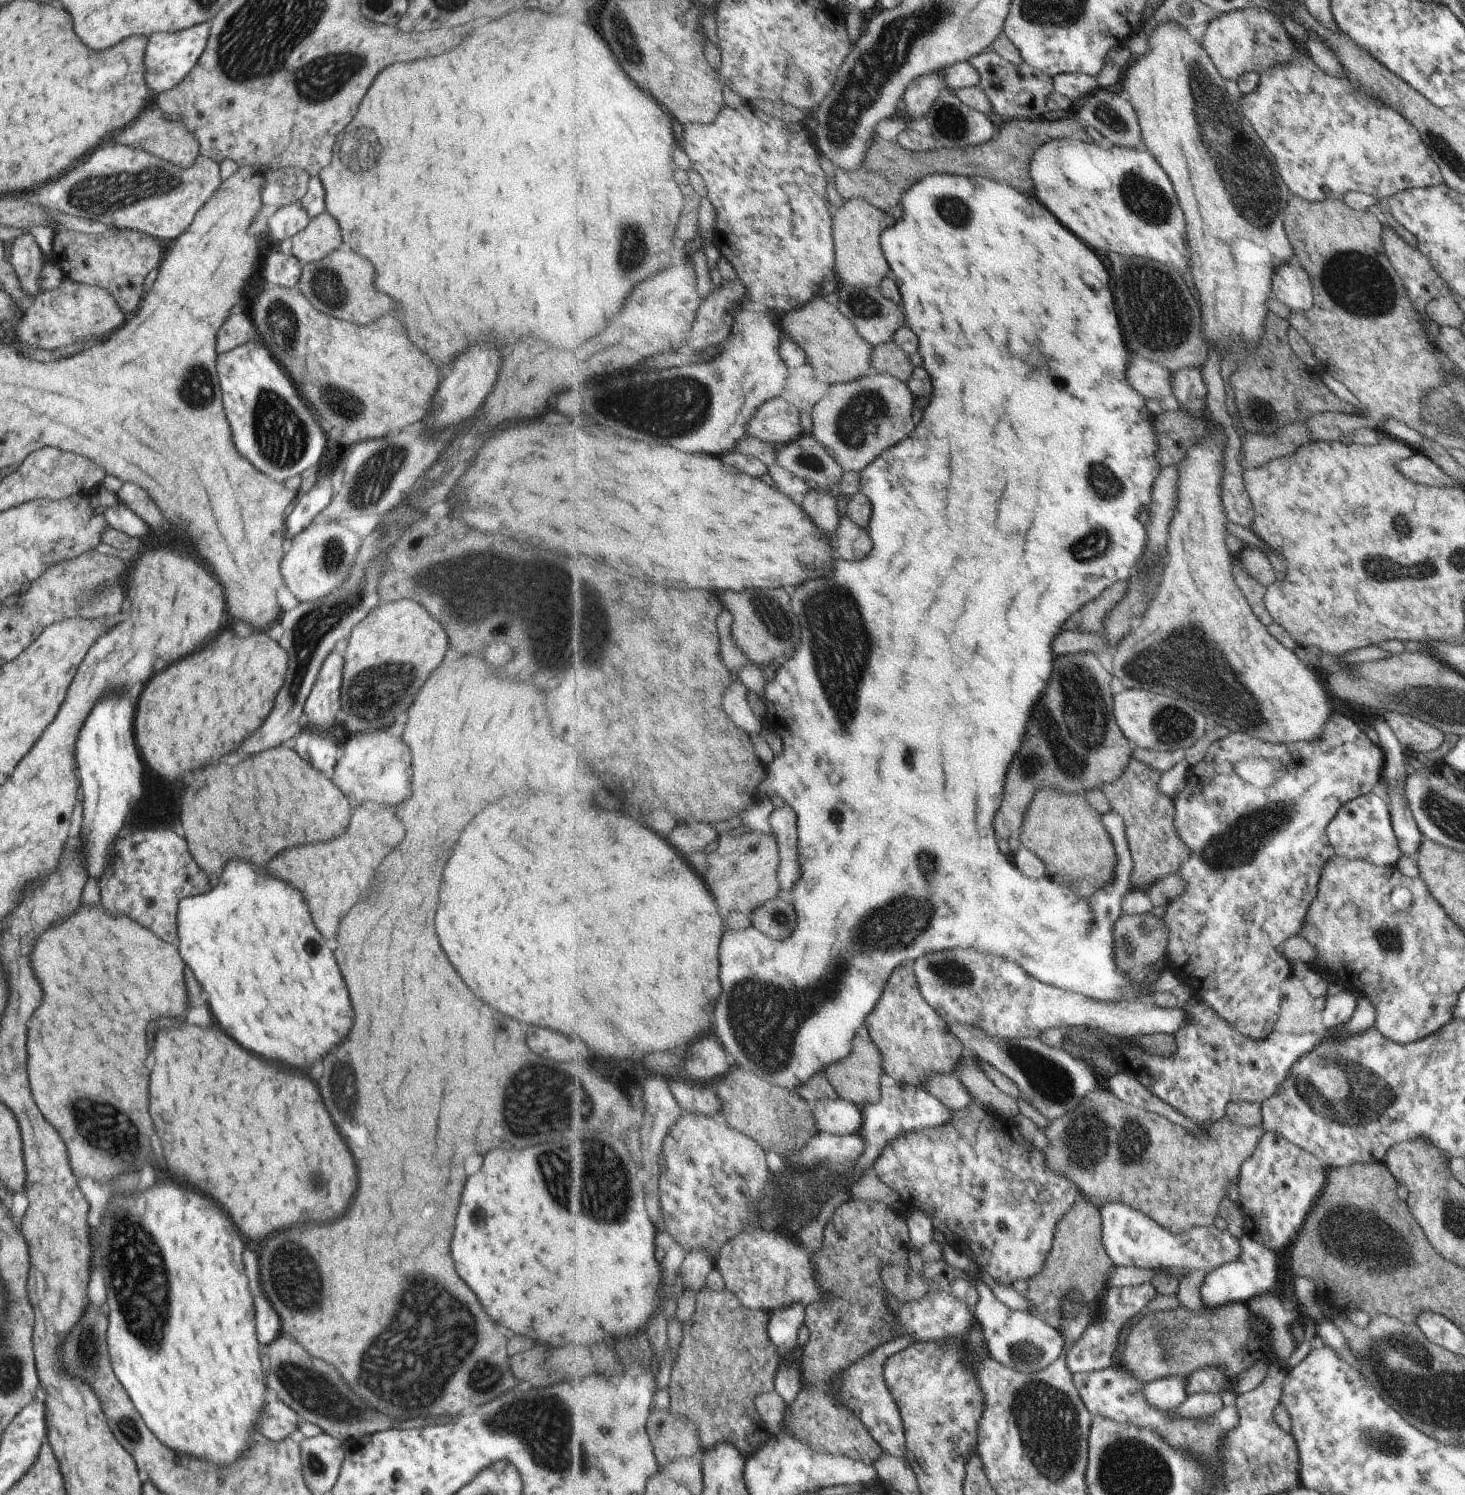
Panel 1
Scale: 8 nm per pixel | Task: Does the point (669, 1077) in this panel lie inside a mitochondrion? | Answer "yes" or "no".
no

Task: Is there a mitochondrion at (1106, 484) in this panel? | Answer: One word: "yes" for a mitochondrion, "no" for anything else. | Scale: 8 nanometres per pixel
yes

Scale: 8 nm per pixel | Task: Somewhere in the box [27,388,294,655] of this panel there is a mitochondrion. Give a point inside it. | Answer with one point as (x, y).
(98, 590)

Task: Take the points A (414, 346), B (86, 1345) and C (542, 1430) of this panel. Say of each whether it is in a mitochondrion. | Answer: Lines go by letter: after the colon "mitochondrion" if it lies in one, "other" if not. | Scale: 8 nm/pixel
A: other
B: mitochondrion
C: mitochondrion

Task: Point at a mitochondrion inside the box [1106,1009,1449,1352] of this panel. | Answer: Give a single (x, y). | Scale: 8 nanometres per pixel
(1343, 1091)

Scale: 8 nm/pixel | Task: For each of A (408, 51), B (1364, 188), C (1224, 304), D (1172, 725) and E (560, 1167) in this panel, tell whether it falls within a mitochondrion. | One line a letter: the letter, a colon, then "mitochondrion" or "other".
A: other
B: other
C: other
D: mitochondrion
E: mitochondrion

